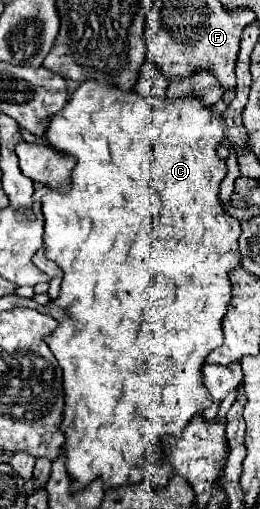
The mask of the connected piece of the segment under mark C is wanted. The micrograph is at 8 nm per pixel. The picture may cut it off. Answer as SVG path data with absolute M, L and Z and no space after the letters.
M85 81L73 93L73 99L49 121L45 137L51 141L53 147L73 155L77 159L71 171L71 189L67 193L61 191L47 191L43 197L43 215L45 215L45 247L47 257L55 261L65 277L61 283L61 293L55 301L40 305L29 298L17 295L17 307L31 308L51 316L59 323L53 331L53 339L45 339L49 349L53 351L55 359L63 369L63 387L65 387L65 411L61 431L65 439L65 469L73 479L71 493L85 489L97 477L105 481L107 487L121 487L121 485L135 485L135 483L149 482L155 479L152 486L167 487L169 479L173 477L171 465L163 461L163 435L179 435L191 417L213 403L211 393L203 385L203 361L207 353L223 345L223 331L221 319L227 313L231 301L231 281L227 273L241 263L241 253L237 247L237 239L241 235L241 225L235 217L223 211L219 203L219 185L227 175L227 165L223 159L217 157L217 147L221 145L223 137L223 119L211 113L201 101L195 97L183 97L177 101L165 99L145 99L135 91L123 93L111 85L99 85L95 81Z

